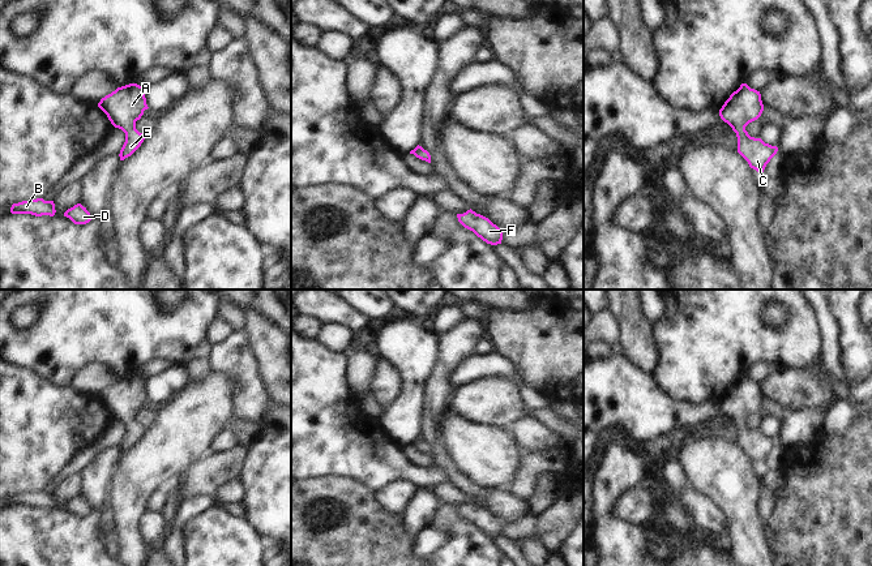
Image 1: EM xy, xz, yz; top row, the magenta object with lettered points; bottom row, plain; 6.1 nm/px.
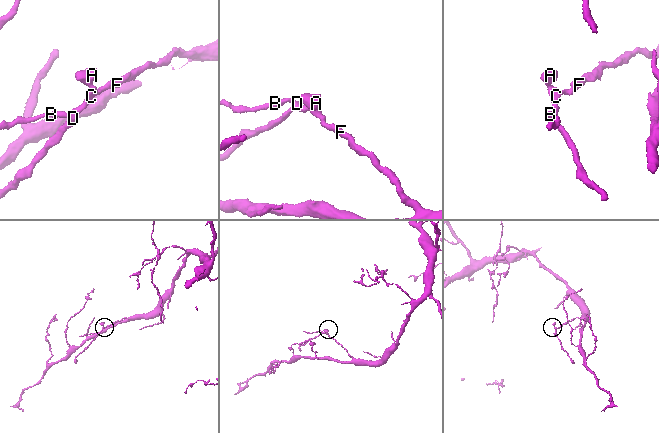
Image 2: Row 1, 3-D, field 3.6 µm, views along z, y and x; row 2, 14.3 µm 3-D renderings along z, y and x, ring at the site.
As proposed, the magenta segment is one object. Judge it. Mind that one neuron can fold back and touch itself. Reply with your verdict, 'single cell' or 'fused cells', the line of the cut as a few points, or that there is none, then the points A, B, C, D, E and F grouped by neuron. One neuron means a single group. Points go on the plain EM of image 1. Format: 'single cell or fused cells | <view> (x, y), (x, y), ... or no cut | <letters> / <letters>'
single cell | no cut | A B C D E F

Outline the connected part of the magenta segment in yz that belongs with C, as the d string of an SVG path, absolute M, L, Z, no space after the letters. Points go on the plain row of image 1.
M741 376L719 402L721 411L736 425L738 445L760 467L778 443L777 438L765 436L761 430L751 429L745 423L745 419L757 412L762 403L760 383L751 381L747 376Z

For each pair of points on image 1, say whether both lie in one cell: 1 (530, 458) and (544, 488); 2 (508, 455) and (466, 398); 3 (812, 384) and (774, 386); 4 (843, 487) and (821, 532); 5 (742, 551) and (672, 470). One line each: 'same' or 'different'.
1: different
2: different
3: same
4: same
5: different

